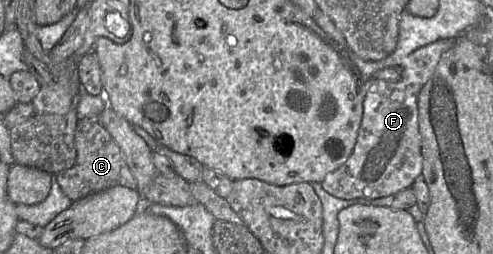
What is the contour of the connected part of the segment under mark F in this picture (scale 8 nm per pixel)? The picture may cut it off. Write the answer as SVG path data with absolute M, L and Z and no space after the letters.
M456 37L439 39L409 54L400 65L402 74L398 81L392 82L375 78L368 78L365 81L363 115L355 146L347 161L335 171L328 173L320 183L327 193L345 200L373 200L411 188L421 175L423 165L418 123L418 94L434 73L441 56L450 50L456 41Z

